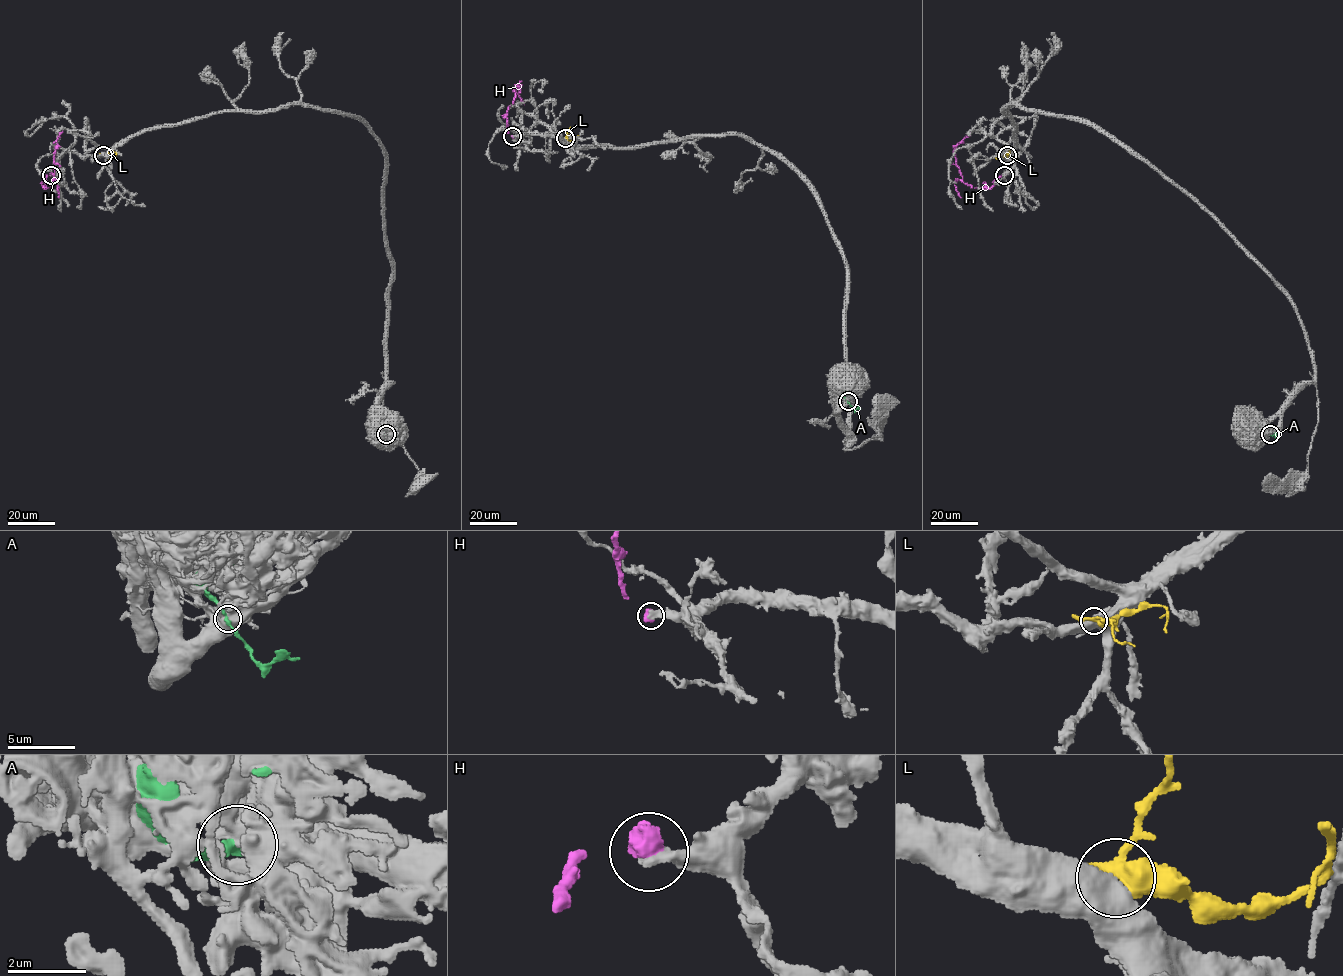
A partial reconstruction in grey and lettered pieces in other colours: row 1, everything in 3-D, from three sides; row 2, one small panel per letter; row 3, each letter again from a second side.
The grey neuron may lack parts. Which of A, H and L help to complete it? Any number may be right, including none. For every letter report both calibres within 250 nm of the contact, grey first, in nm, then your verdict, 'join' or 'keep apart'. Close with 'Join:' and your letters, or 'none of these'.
A: 550/220 nm | keep apart
H: 360/650 nm | keep apart
L: 650/360 nm | keep apart
Join: none of these

